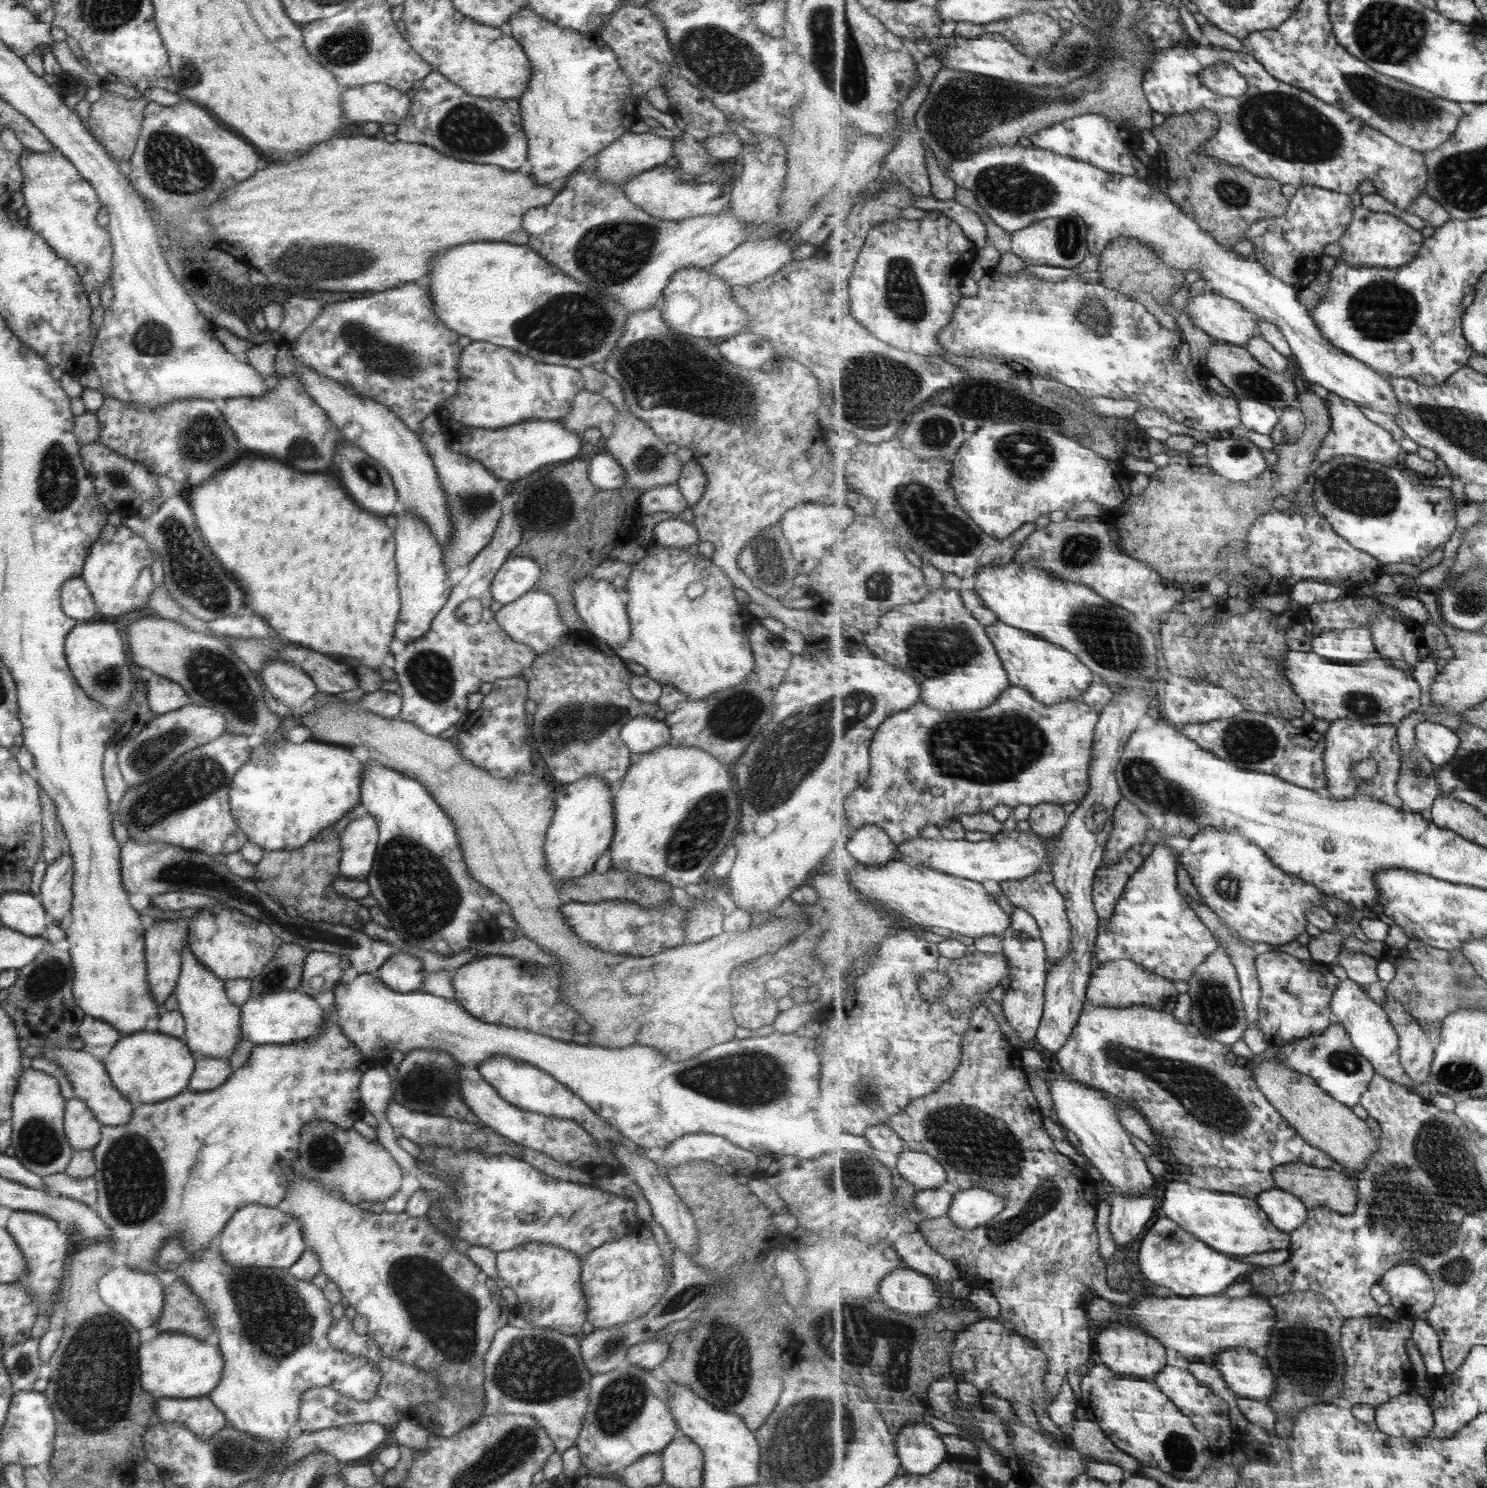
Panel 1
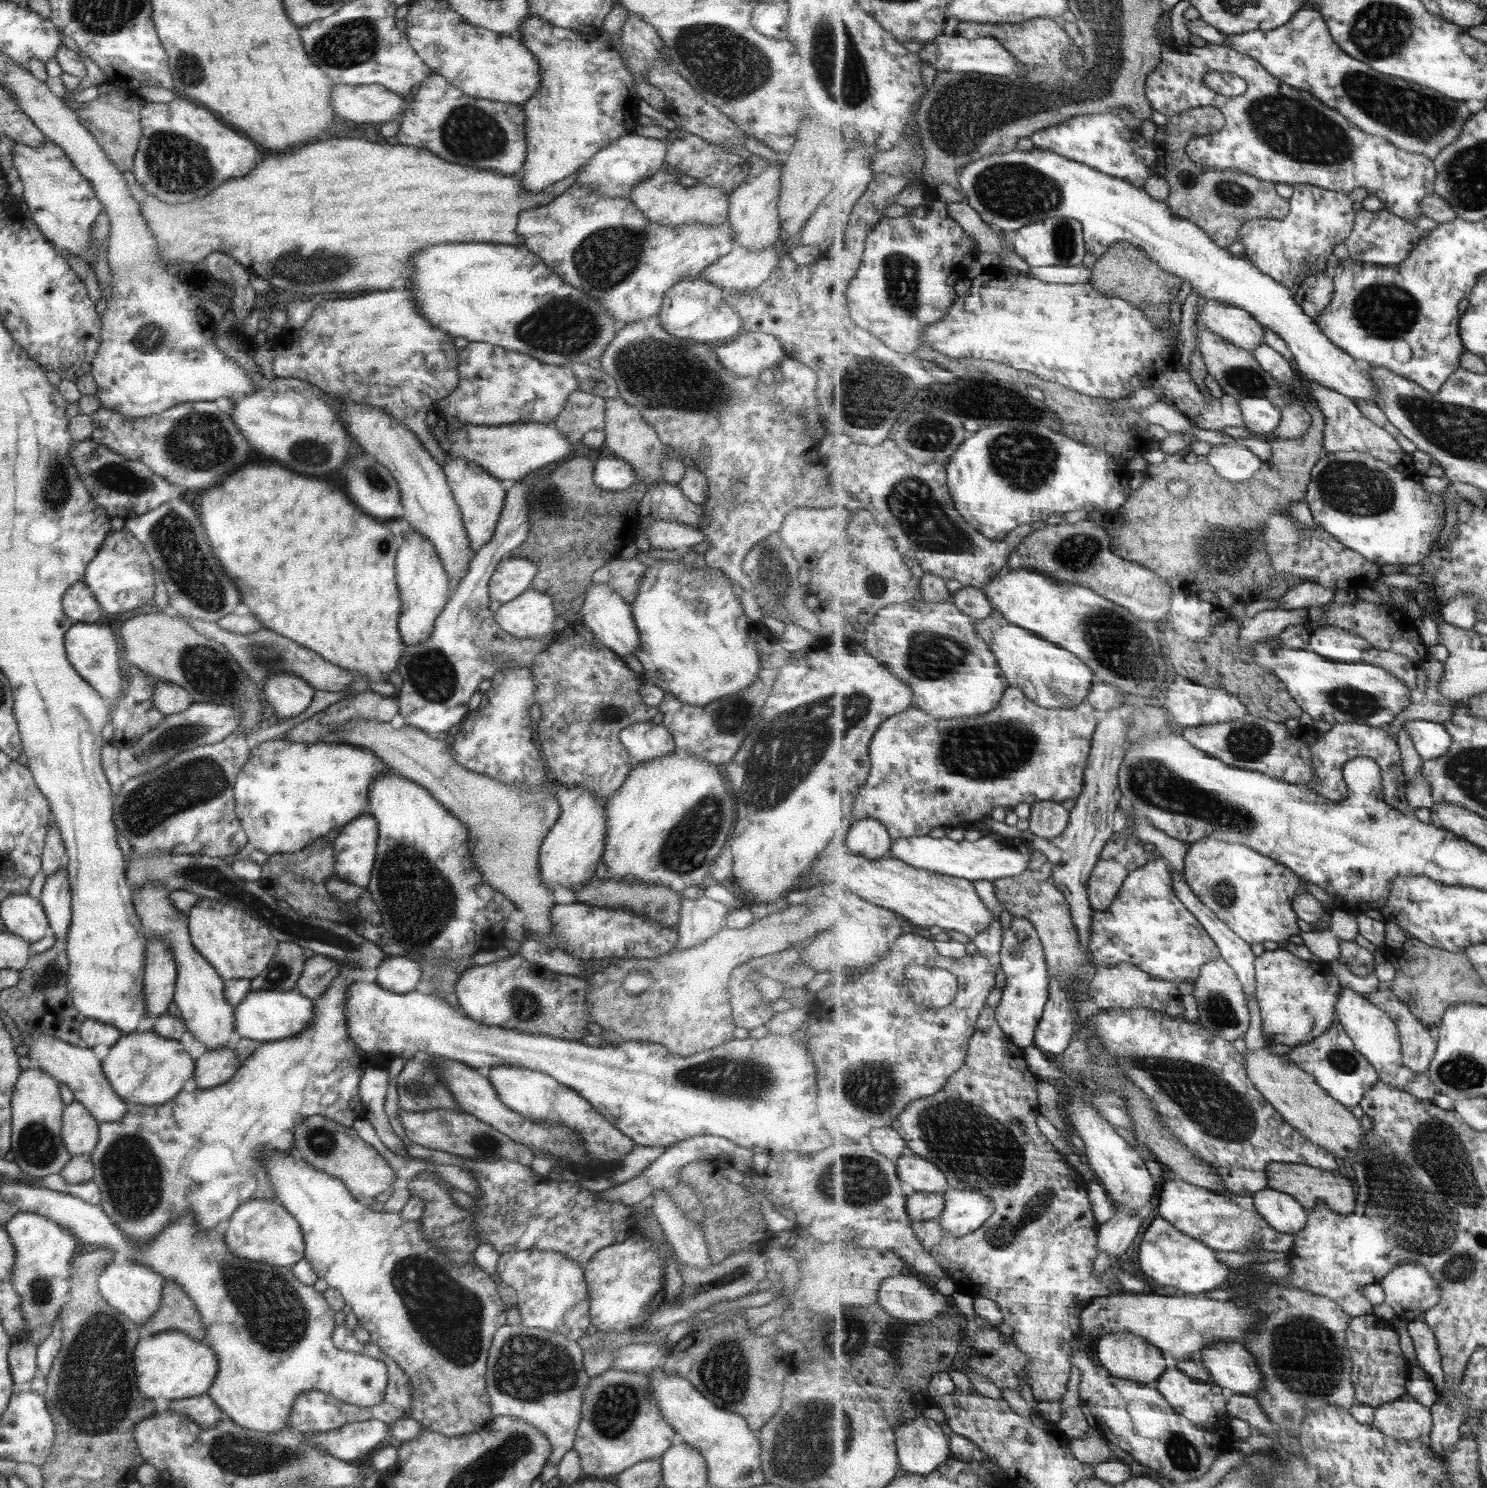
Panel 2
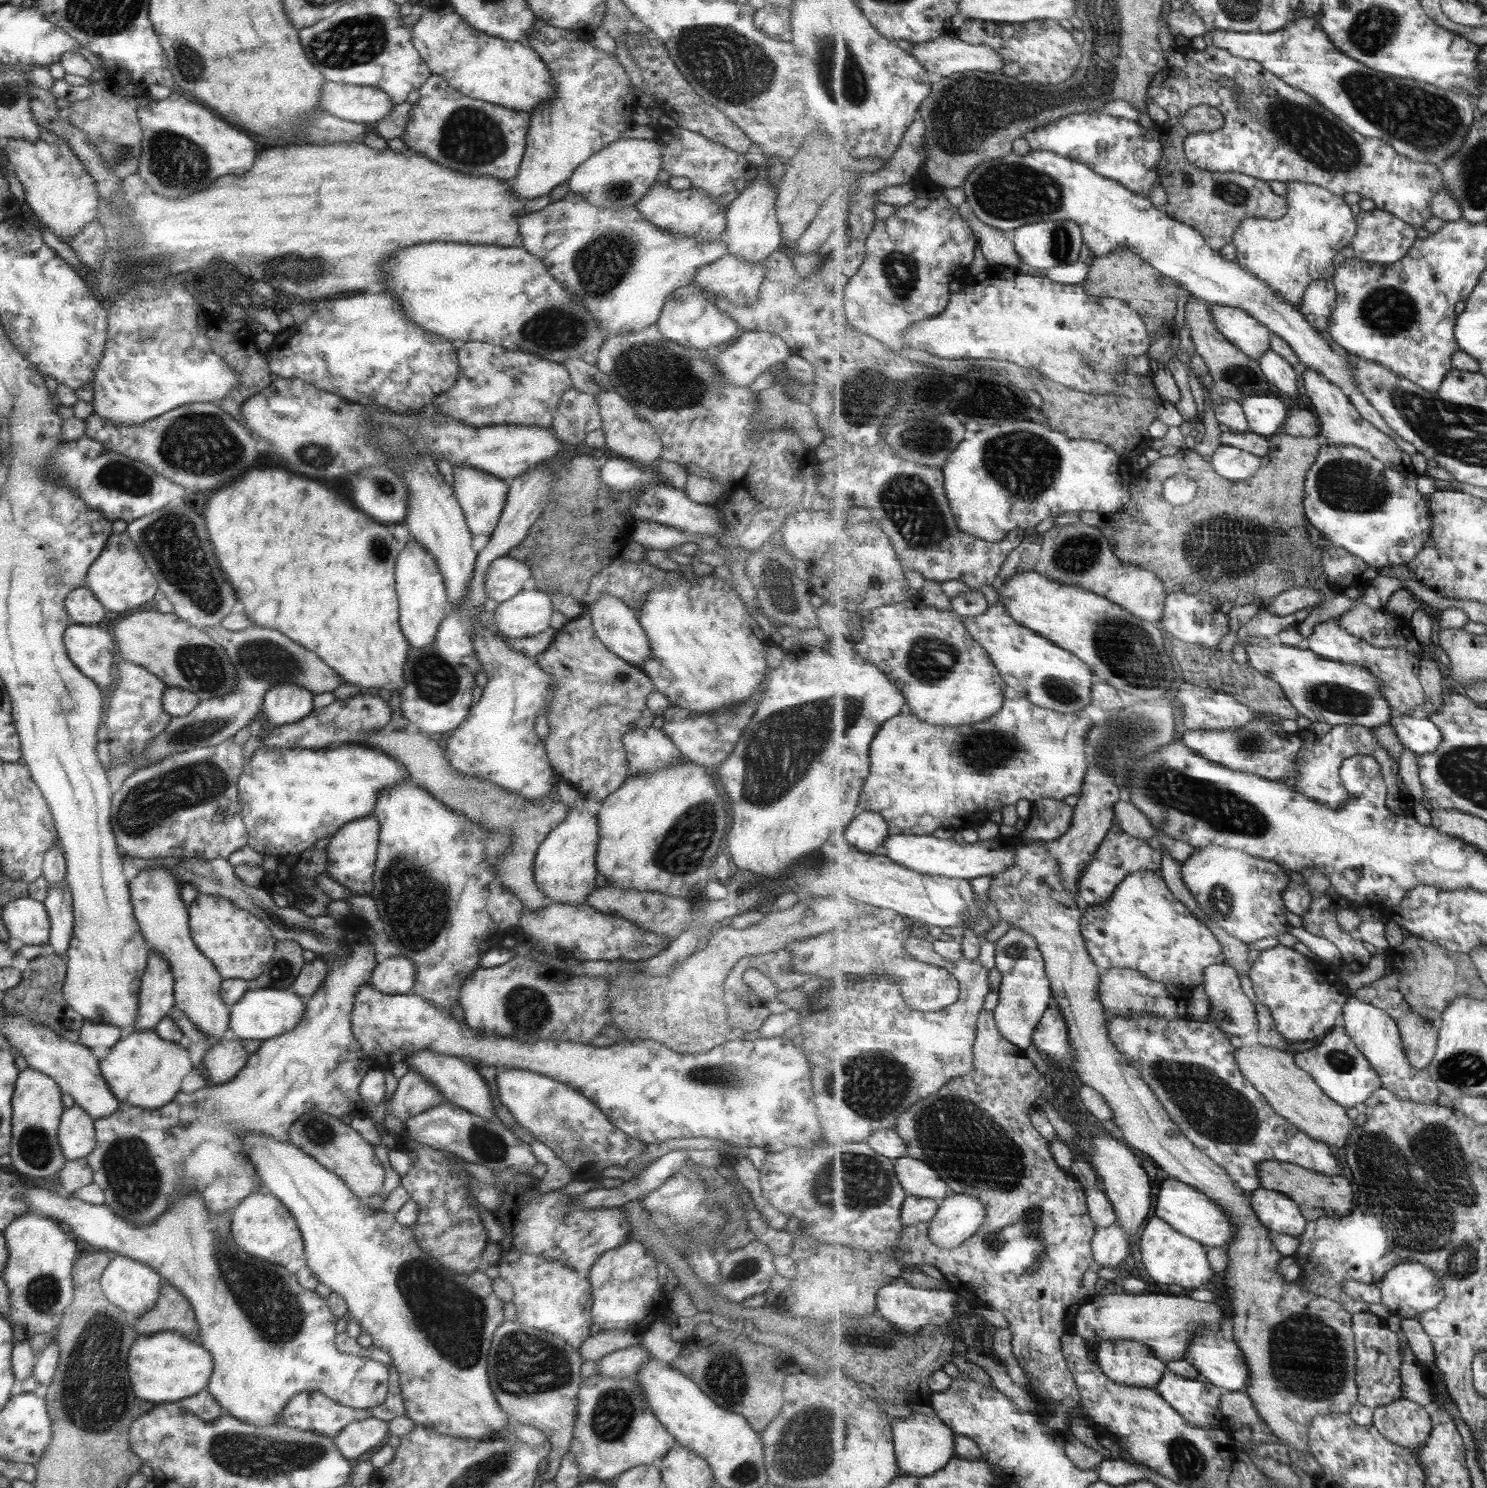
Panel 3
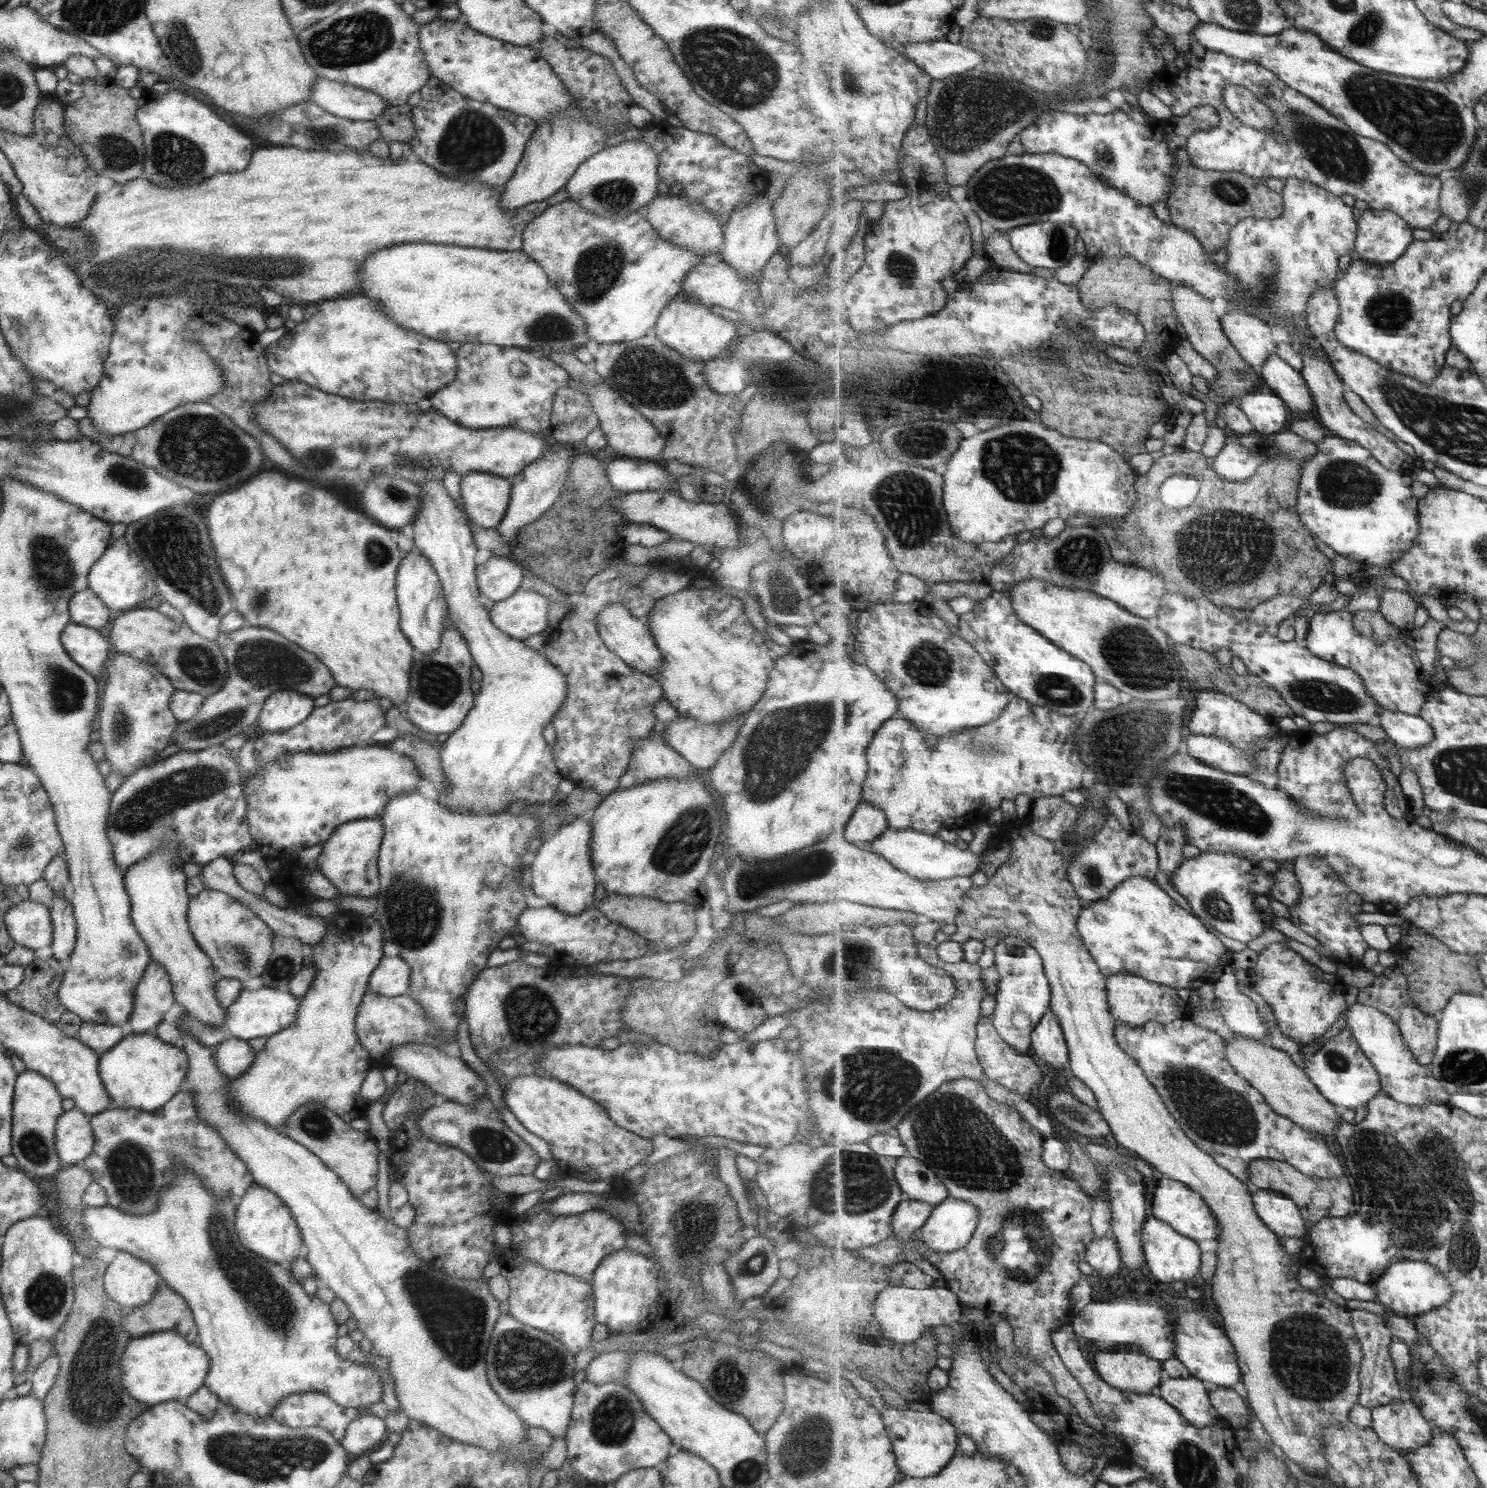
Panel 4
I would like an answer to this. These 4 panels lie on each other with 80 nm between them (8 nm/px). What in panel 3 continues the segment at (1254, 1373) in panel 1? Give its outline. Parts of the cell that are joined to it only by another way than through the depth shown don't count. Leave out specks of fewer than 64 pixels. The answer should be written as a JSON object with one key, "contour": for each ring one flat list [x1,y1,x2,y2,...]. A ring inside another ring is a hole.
{"contour":[[1199,1330,1195,1340,1191,1340,1186,1358,1194,1368,1197,1368,1204,1380,1224,1388,1225,1391,1245,1391,1251,1383,1251,1370,1247,1367,1246,1356,1237,1341,1223,1338,1221,1332,1213,1330]]}

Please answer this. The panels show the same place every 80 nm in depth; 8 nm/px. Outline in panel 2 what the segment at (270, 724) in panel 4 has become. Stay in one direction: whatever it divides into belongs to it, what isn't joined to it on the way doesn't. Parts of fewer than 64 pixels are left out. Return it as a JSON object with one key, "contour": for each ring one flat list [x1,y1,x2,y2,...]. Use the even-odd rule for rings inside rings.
{"contour":[[278,672,272,674,262,685,260,694,263,703,268,704,279,720,301,714,311,700,313,690,300,678]]}

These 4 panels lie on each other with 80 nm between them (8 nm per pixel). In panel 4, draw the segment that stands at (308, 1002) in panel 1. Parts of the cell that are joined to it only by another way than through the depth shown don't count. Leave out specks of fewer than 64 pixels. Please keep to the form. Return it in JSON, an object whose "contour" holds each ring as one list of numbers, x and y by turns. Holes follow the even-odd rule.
{"contour":[[260,987,256,990,241,989,235,1000,224,1009,223,1026,229,1030,233,1038,239,1040,251,1040,271,1036,283,1030,288,1024,295,1020,298,999,291,993,276,991,271,987]]}

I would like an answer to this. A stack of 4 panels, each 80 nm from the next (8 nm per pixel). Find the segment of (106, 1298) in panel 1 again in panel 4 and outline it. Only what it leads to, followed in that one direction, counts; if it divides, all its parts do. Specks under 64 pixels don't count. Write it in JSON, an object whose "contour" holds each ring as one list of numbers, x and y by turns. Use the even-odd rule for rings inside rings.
{"contour":[[119,1251,105,1267,102,1287,115,1304,129,1310,147,1304,159,1281,150,1264]]}

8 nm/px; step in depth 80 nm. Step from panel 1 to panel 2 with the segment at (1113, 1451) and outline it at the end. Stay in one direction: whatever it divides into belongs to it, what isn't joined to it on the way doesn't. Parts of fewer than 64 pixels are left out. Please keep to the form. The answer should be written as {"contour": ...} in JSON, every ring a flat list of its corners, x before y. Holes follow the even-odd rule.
{"contour":[[1091,1428,1085,1437,1075,1438,1071,1442,1071,1451,1085,1464,1093,1465,1115,1460,1122,1461,1122,1459,1113,1455,1107,1441,1100,1432]]}

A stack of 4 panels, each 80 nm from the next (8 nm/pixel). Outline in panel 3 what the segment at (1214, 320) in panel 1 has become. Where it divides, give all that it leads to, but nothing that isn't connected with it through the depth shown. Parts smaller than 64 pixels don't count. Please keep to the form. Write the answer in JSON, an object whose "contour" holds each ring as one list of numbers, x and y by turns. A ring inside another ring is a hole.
{"contour":[[1231,306,1213,308,1211,312,1219,330,1251,359,1259,362,1271,349,1272,330,1250,312]]}

